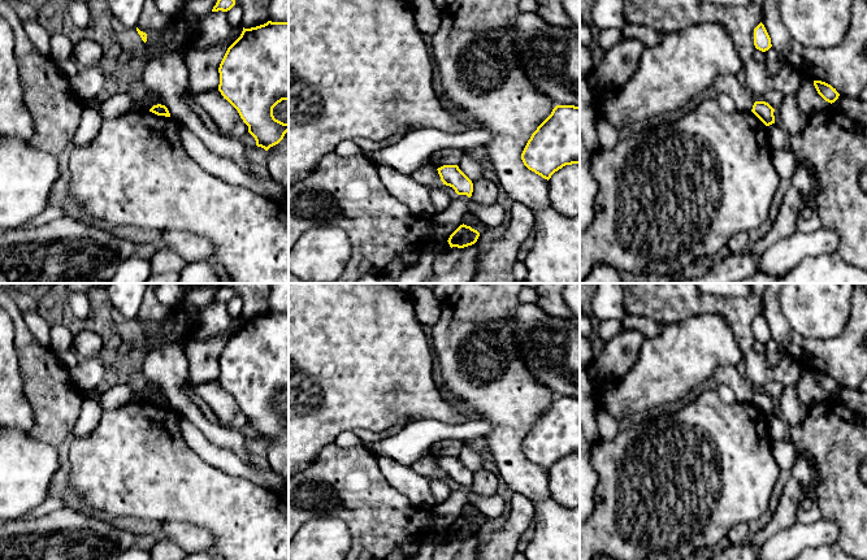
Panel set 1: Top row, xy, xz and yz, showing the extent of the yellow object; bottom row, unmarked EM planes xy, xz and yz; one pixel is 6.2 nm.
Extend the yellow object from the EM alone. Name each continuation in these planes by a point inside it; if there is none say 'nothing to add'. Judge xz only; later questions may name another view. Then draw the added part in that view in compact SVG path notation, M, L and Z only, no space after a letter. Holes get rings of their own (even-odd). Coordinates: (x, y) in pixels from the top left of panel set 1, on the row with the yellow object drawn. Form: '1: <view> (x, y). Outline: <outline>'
nothing to add

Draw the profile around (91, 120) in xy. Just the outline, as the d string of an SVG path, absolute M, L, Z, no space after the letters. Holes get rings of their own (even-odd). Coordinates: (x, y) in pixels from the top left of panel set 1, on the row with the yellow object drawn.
M86 105L79 126L71 139L74 148L91 143L103 125L104 120L95 105Z

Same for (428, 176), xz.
M430 162L425 164L424 166L413 172L411 177L417 183L428 187L429 190L443 187L443 182L439 179L437 168Z

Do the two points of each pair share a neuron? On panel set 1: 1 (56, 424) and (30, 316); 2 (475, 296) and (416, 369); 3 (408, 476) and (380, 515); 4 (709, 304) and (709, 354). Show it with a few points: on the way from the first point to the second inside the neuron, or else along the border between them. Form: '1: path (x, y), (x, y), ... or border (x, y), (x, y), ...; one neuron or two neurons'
1: border (22, 313), (30, 333), (40, 343), (50, 347); two neurons
2: border (429, 337), (436, 357); two neurons
3: border (378, 467), (391, 486), (412, 504), (423, 508); two neurons
4: border (679, 321), (705, 313), (719, 313), (733, 331); two neurons

